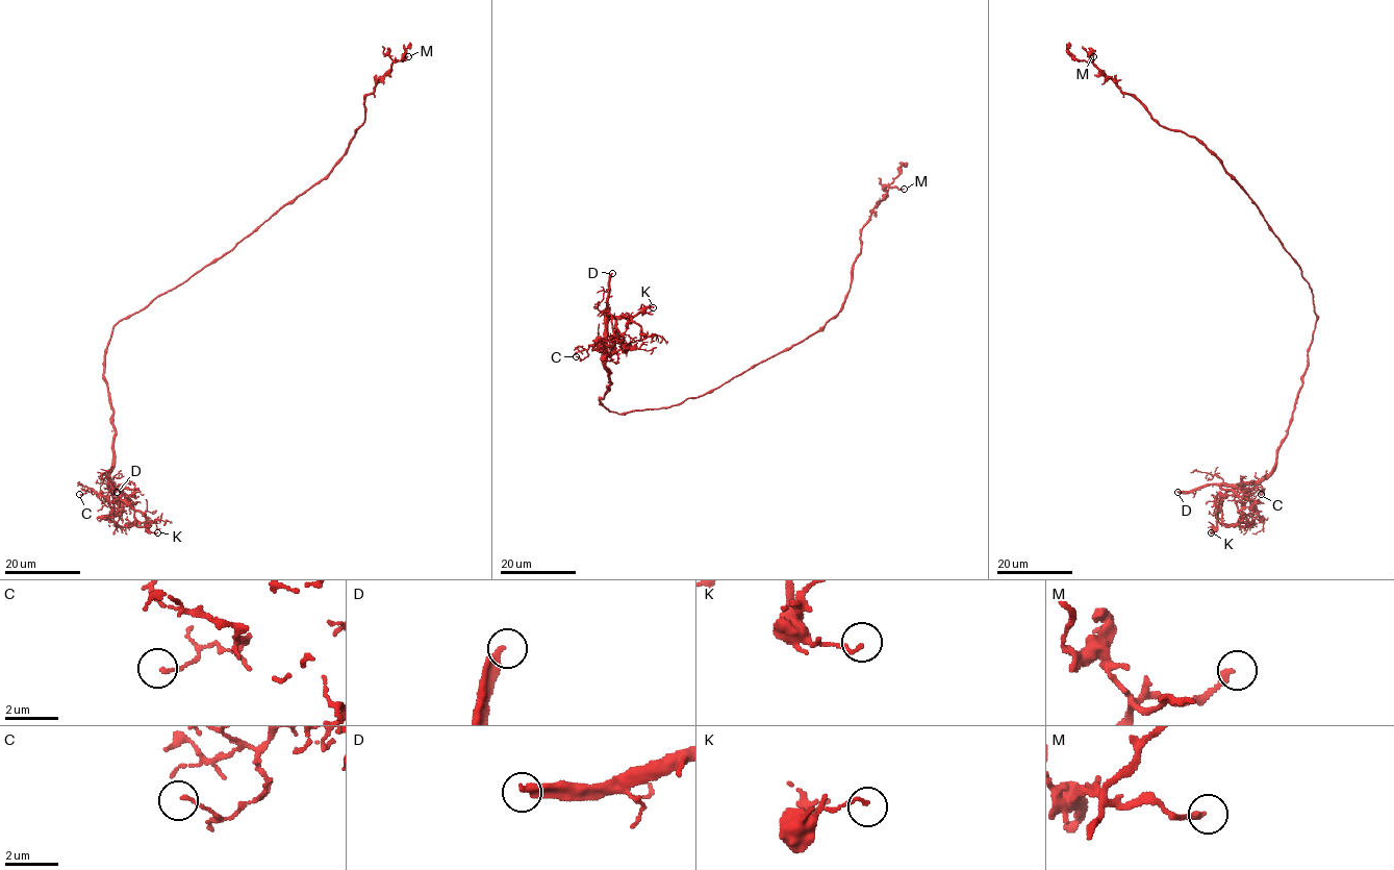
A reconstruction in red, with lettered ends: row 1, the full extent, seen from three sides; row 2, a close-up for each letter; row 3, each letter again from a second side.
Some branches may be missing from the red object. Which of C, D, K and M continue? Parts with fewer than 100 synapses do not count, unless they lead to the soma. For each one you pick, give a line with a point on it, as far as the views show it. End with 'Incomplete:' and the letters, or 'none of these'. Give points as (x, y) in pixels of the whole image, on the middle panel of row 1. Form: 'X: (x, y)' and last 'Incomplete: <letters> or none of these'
D: (612, 273)
Incomplete: D

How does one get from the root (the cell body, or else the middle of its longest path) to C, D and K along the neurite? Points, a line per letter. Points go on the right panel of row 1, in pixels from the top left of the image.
C: (1301, 273), (1318, 318), (1276, 465), (1256, 483), (1242, 487), (1245, 496), (1252, 490), (1261, 494)
D: (1301, 273), (1311, 288), (1318, 318), (1303, 382), (1275, 468), (1257, 480), (1177, 492)
K: (1301, 273), (1311, 288), (1318, 318), (1293, 419), (1275, 468), (1267, 476), (1243, 481), (1225, 493), (1211, 532)

